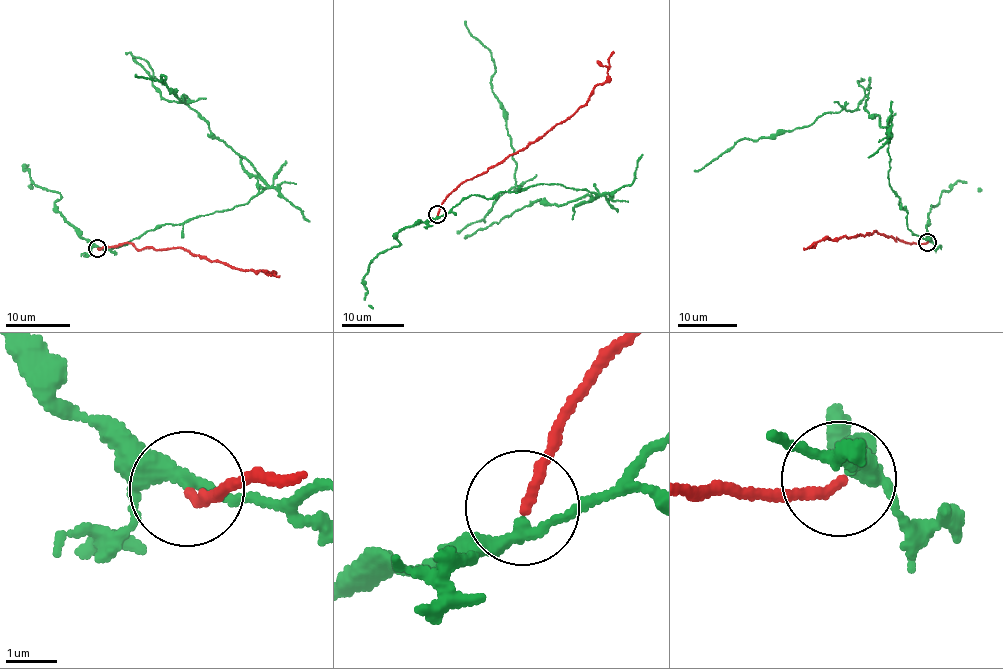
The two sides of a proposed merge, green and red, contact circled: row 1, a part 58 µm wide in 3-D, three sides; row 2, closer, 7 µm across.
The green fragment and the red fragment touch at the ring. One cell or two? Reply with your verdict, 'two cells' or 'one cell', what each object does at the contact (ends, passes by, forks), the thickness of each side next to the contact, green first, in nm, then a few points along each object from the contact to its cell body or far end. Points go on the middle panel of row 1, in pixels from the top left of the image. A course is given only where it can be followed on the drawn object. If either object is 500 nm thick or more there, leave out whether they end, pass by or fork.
two cells; green passes by; red ends; calibres 220 and 190 nm; course green (437, 215), (530, 185), (585, 189), (591, 201), (539, 201), (487, 226), (517, 164), (495, 66), (464, 20); course red (437, 214), (443, 201), (465, 181), (522, 151), (575, 113), (596, 85), (606, 80), (609, 58), (614, 51)

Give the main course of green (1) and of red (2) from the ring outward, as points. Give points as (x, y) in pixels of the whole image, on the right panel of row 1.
1: (927, 241), (909, 229), (892, 190), (889, 129), (865, 109), (868, 88), (858, 108), (741, 139), (693, 171)
2: (927, 242), (896, 239), (875, 230), (862, 235), (814, 241), (804, 248)

